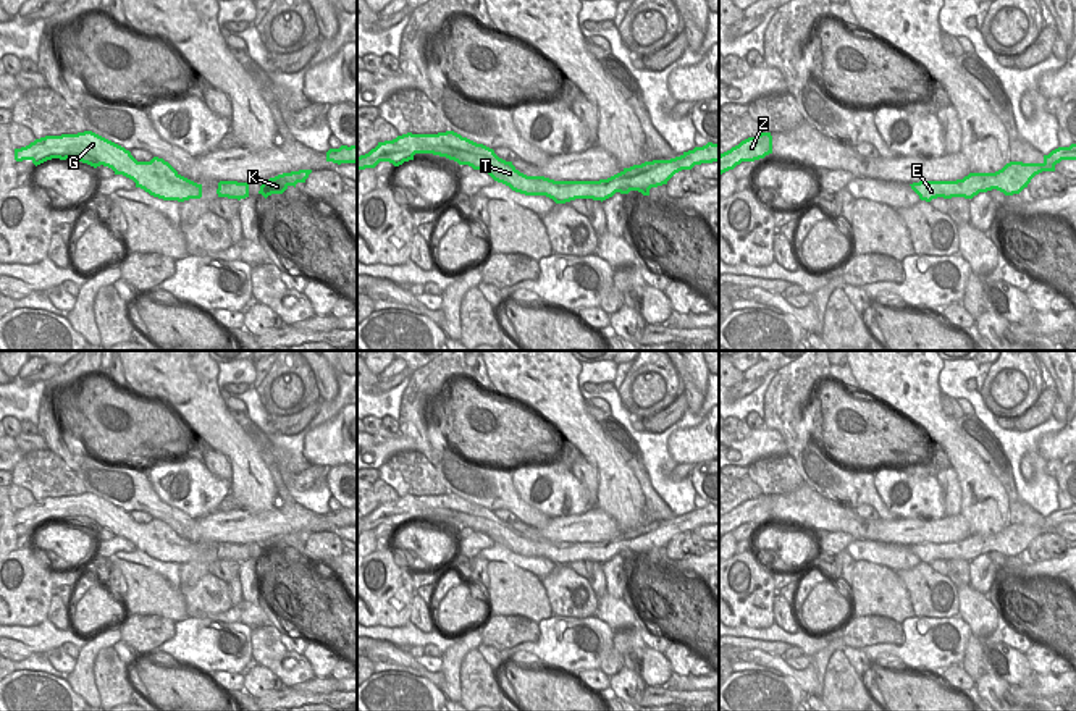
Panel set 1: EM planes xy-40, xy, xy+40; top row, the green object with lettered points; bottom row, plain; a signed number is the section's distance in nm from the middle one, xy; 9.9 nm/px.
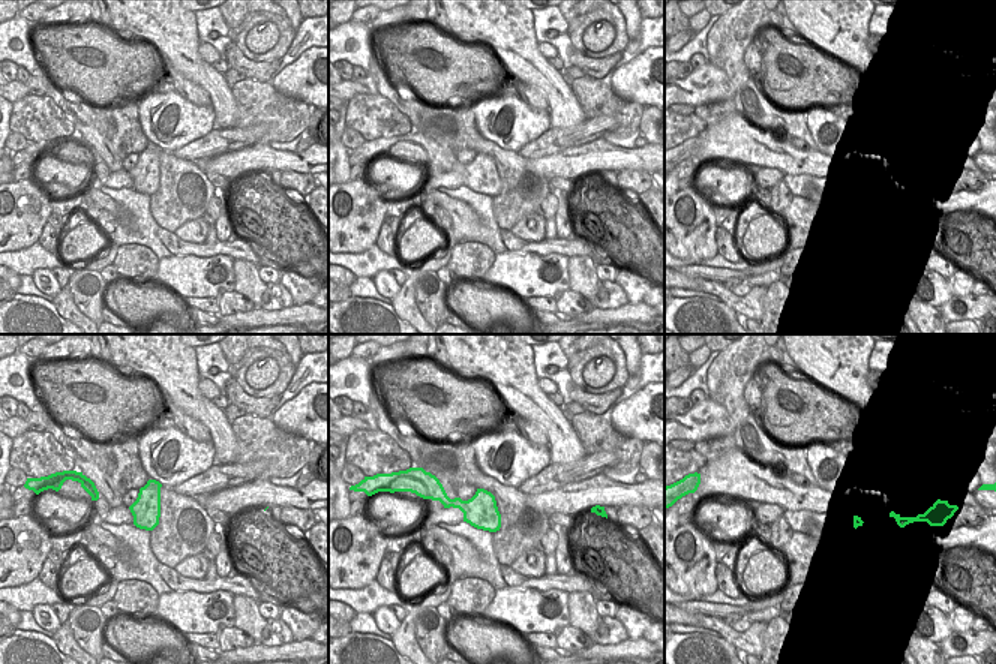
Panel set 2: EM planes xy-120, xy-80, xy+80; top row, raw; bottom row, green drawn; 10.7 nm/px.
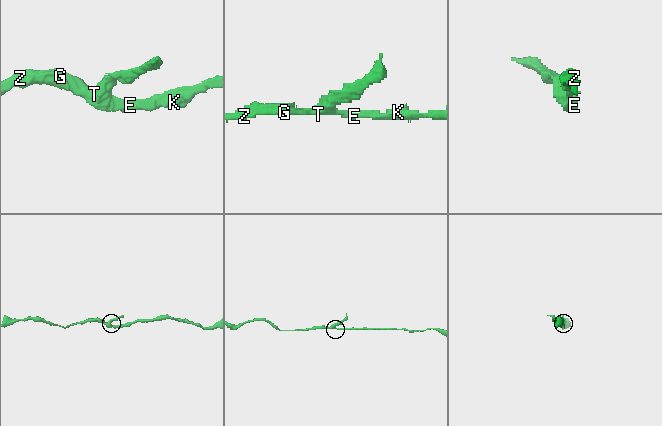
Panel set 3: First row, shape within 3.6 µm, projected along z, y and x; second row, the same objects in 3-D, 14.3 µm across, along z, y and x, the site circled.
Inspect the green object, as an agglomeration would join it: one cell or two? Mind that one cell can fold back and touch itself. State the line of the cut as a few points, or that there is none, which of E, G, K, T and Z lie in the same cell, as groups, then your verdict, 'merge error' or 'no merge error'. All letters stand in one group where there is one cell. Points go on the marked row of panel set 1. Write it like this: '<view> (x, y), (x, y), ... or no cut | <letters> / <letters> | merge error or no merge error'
no cut | E G K T Z | no merge error

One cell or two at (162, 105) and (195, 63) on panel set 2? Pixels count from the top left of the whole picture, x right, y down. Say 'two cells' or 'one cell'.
two cells

